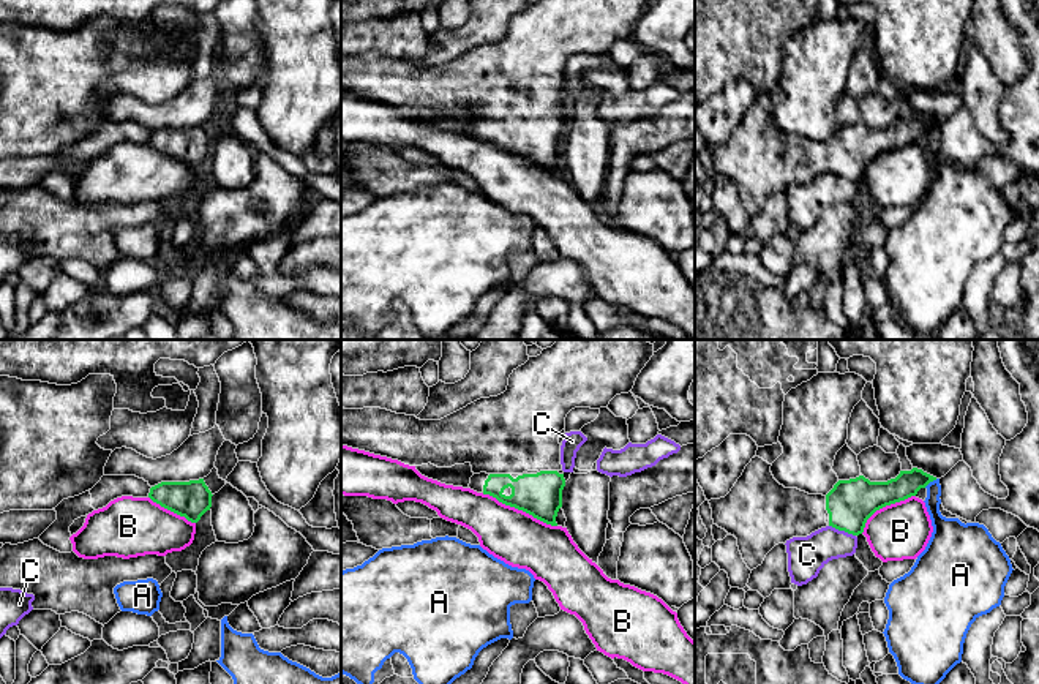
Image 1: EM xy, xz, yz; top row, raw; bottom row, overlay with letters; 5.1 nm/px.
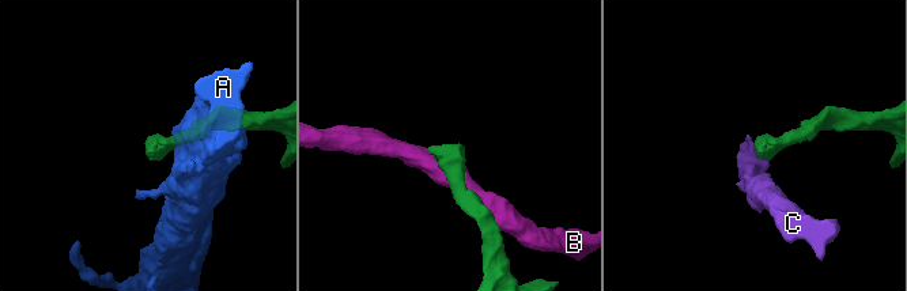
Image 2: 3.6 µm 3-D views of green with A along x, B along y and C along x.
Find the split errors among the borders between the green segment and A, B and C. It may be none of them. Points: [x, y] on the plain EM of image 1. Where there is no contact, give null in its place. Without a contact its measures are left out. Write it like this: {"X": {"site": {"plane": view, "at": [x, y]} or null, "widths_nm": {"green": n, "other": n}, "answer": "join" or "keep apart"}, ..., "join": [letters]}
{"A": {"site": {"plane": "yz", "at": [930, 127]}, "widths_nm": {"green": 140, "other": 110}, "answer": "keep apart"}, "B": {"site": {"plane": "xz", "at": [520, 155]}, "widths_nm": {"green": 220, "other": 280}, "answer": "keep apart"}, "C": {"site": {"plane": "yz", "at": [842, 176]}, "widths_nm": {"green": 240, "other": 190}, "answer": "keep apart"}, "join": []}

